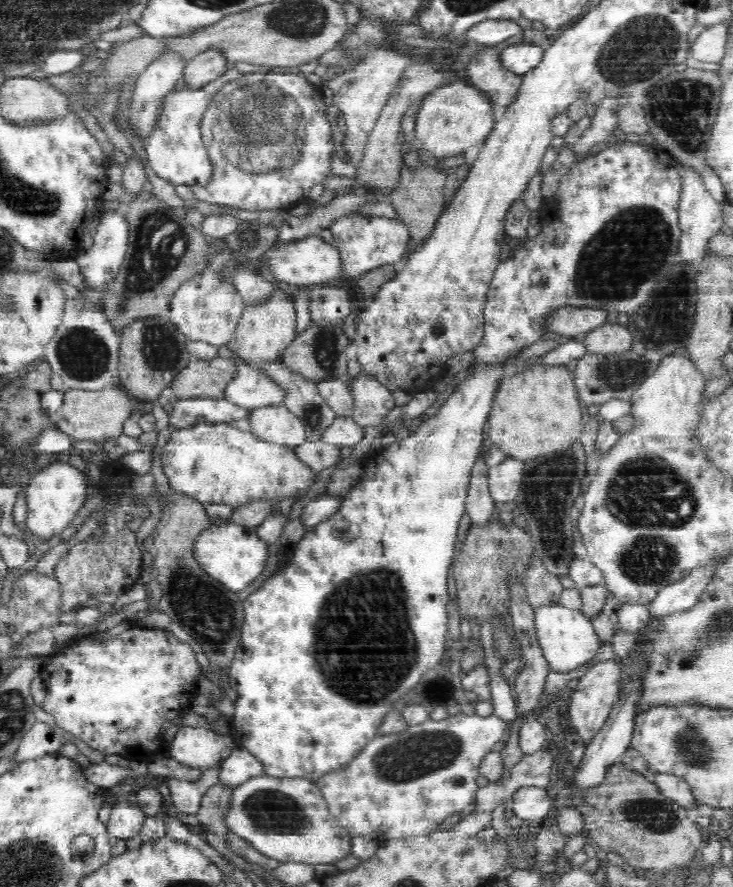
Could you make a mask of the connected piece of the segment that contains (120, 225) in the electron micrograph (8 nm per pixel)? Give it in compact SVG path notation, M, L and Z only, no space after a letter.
M115 209L102 214L92 246L87 251L80 252L75 258L84 278L86 288L96 290L96 288L106 287L111 280L116 278L126 256L129 241L128 234L129 226L127 220L119 211Z

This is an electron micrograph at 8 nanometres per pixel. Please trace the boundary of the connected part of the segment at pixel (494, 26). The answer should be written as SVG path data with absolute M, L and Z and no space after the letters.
M512 19L483 20L469 28L464 36L467 42L479 45L497 45L511 36L520 34L523 28Z

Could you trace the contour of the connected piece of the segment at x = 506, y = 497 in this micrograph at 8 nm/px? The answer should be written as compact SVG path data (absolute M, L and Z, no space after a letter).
M507 457L504 462L489 469L489 491L495 503L510 502L519 495L524 465L522 460Z

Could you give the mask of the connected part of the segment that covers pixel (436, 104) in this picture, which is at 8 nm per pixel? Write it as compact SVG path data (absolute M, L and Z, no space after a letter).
M454 82L437 88L421 101L416 116L415 134L418 143L430 154L436 154L438 159L462 154L468 146L480 146L480 142L485 142L495 128L494 122L497 122L492 106L486 94L470 84Z

